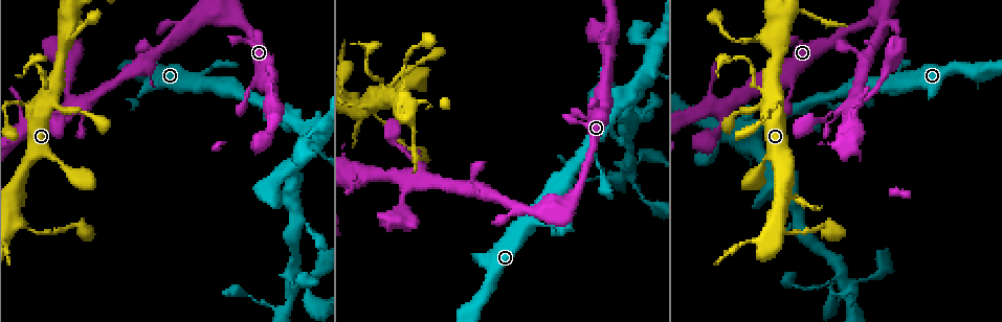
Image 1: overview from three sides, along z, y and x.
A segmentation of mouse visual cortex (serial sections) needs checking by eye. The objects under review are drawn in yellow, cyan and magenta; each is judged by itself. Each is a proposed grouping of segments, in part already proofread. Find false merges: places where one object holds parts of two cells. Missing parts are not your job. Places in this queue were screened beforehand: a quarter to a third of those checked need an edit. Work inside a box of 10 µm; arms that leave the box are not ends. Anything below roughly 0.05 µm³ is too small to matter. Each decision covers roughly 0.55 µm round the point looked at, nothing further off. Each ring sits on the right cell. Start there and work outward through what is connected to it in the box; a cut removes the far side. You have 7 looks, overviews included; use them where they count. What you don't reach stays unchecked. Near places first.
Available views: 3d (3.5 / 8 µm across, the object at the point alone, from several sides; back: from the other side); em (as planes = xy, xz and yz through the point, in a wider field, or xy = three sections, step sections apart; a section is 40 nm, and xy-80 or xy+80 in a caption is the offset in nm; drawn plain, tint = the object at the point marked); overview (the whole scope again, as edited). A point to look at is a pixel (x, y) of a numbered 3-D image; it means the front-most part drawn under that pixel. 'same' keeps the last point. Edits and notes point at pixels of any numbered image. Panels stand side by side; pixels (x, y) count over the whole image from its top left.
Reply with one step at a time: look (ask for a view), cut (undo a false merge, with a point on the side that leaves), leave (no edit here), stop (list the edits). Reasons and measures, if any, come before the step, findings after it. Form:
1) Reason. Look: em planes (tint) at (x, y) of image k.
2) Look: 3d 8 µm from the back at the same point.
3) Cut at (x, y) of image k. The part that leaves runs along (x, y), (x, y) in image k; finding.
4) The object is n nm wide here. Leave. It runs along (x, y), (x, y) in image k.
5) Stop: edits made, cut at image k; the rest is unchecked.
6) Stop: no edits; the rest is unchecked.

Sharp bend. Look: 3d 8 µm at (142, 62) of image 1.

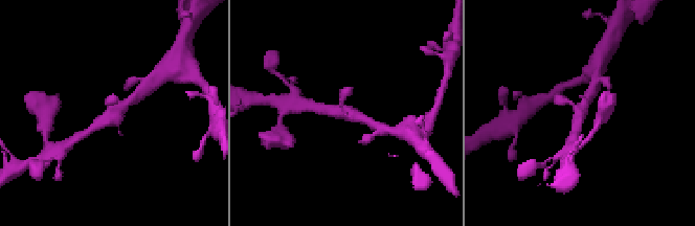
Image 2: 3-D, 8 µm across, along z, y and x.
Look: 3d 3.5 µm at the same point.

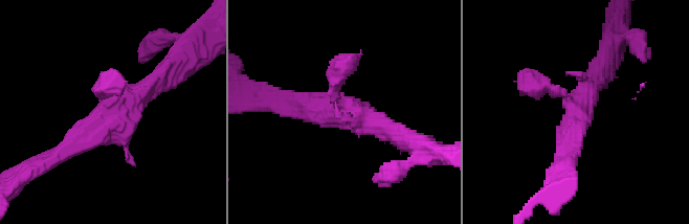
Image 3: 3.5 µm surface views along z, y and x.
Leave. It runs along (163, 73), (53, 160) in image 3; one cell here.

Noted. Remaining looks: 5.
Thin neck. Look: 3d 3.5 µm at (19, 103) of image 1.

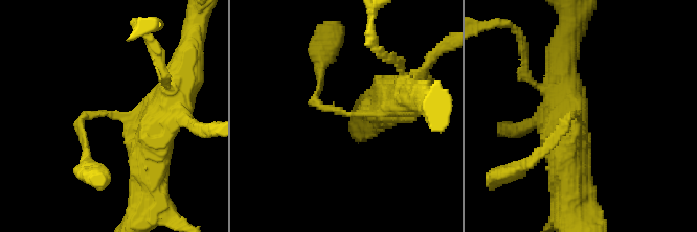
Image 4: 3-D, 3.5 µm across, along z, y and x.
The arms are 150, 600 nm wide. Look: em xy step 2 (tint) at (347, 112) of image 4.

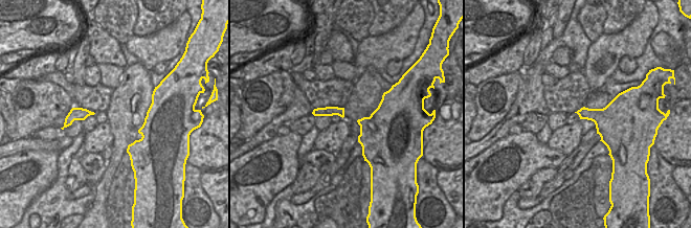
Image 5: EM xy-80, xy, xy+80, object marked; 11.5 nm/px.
Leave. It runs along (341, 110), (315, 112) in image 5; continuous, no second cell.

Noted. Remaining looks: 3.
Thick turns thin. Look: 3d 3.5 µm at (842, 277) of image 1.

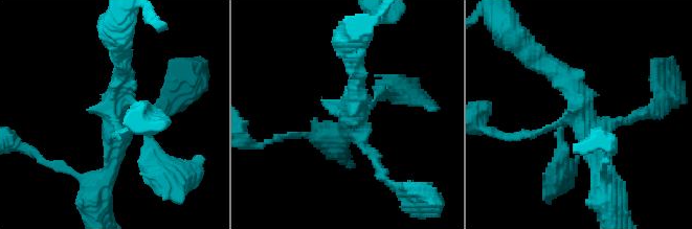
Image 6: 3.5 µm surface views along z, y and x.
Look: em xy step 2 (tint) at (580, 115) of image 6.

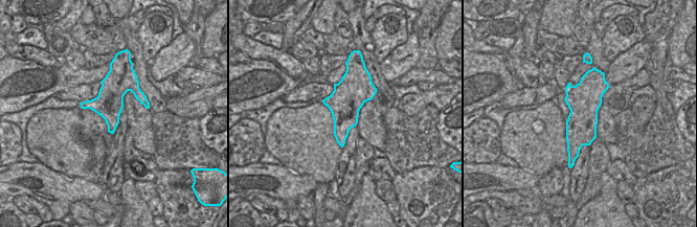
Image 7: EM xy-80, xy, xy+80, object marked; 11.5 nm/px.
Leave. It runs along (541, 62), (581, 94), (603, 175) in image 6; all the same cell.

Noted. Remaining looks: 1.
Stop: no edits; the rest is unchecked.

